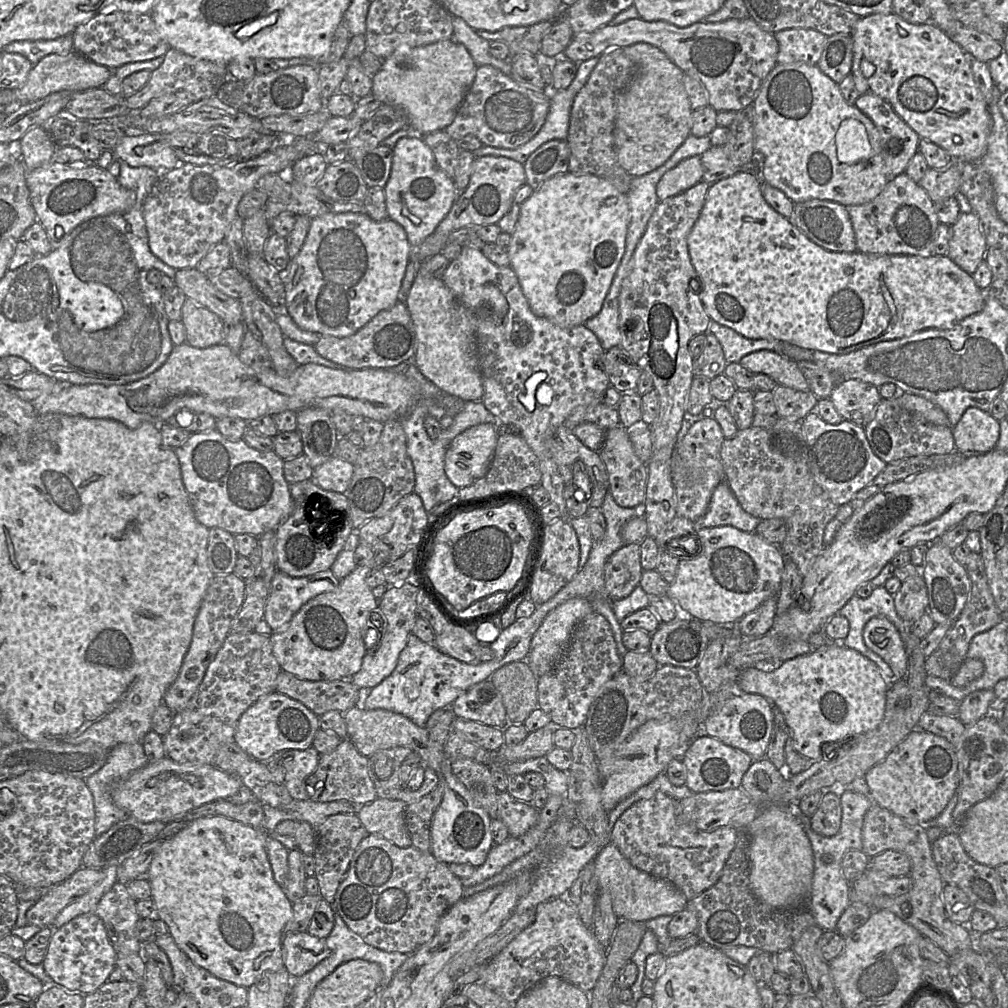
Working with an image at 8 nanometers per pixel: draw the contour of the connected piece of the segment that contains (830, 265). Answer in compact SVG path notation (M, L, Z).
M745 169L710 185L704 206L687 239L692 265L697 271L702 289L700 299L710 318L728 326L746 338L769 339L789 342L810 350L820 350L832 354L846 354L883 340L910 336L927 328L950 329L963 318L979 312L984 306L984 290L980 289L972 275L962 270L946 255L875 255L860 251L853 253L835 252L824 249L810 240L789 219L774 210L761 193L762 179L758 170Z

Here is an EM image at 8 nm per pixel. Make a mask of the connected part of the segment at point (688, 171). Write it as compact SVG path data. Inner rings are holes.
M700 156L689 157L668 170L659 180L656 193L659 201L680 194L703 181Z

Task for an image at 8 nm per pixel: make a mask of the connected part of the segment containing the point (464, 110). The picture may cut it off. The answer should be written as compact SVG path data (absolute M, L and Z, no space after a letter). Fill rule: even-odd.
M491 65L478 66L475 79L454 120L444 131L454 140L473 135L483 145L515 149L538 133L546 120L549 107L548 88L530 89Z

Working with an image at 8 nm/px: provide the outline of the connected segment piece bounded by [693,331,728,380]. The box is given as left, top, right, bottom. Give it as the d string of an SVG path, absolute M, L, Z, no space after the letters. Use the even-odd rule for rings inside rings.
M707 331L704 349L693 361L694 375L711 380L722 374L727 364L721 343L713 333Z

